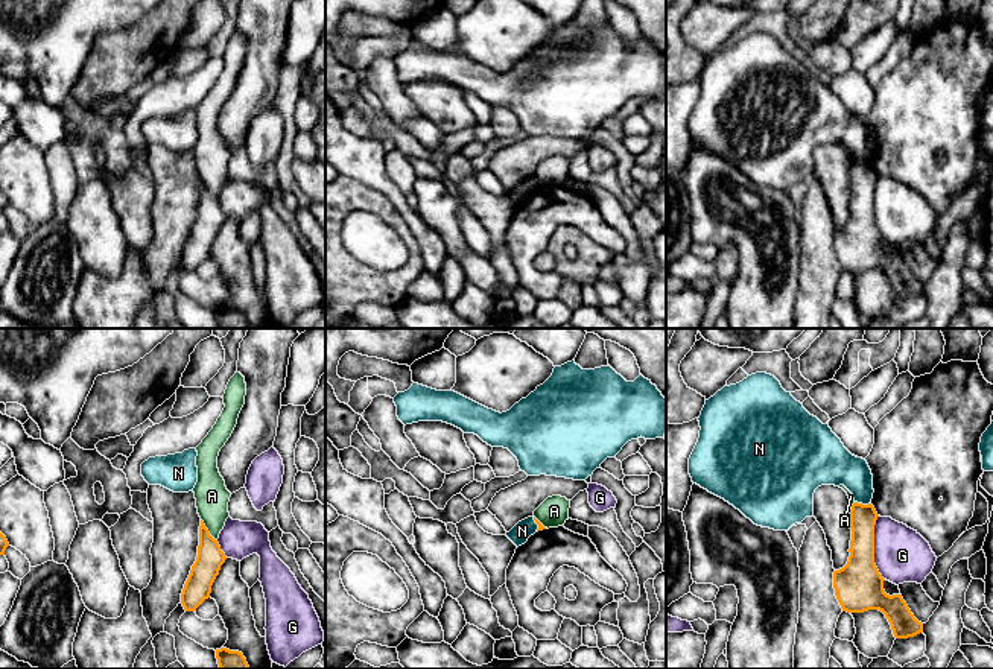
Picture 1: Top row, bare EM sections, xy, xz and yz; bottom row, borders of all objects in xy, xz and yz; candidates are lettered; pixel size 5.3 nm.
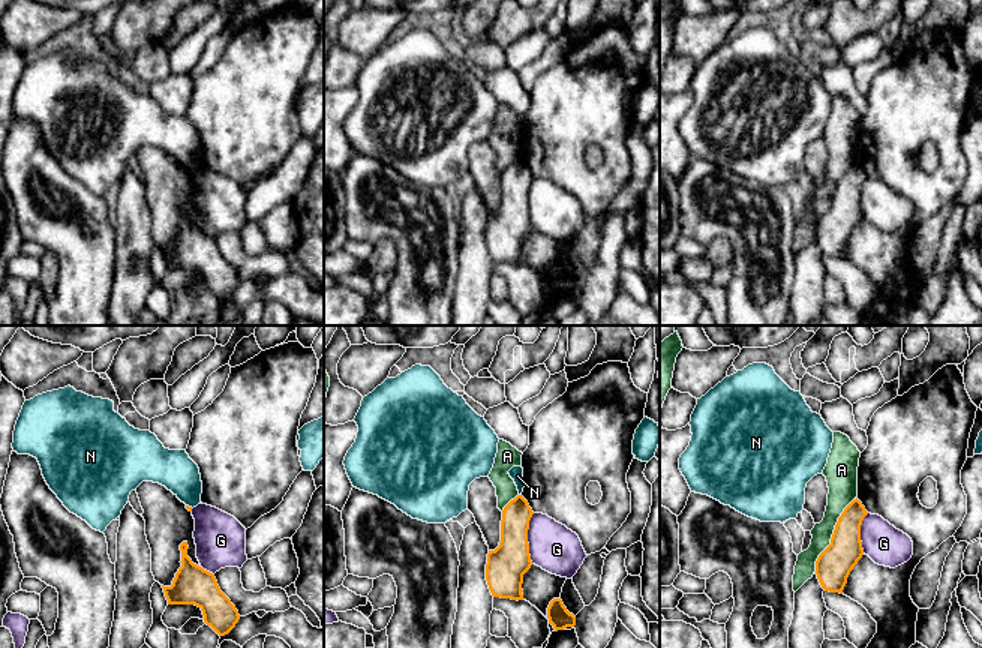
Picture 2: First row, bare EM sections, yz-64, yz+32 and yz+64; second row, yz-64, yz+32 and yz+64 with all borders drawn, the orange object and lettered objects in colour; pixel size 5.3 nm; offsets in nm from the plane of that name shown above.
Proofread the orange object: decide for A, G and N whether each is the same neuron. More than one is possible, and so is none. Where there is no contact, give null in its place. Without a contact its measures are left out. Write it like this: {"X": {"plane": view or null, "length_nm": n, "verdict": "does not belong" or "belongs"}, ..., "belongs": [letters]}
{"A": {"plane": "xy", "length_nm": 150, "verdict": "does not belong"}, "G": {"plane": "yz", "length_nm": 340, "verdict": "does not belong"}, "N": {"plane": "yz", "length_nm": 90, "verdict": "does not belong"}, "belongs": []}

